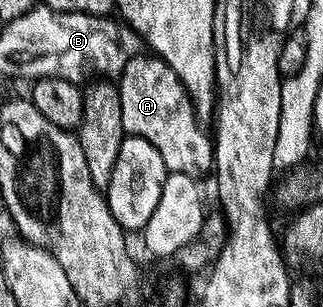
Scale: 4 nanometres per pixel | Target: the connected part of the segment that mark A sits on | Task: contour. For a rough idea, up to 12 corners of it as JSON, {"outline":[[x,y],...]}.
{"outline":[[152,54],[117,84],[126,133],[169,172],[214,171],[213,142],[183,82]]}

